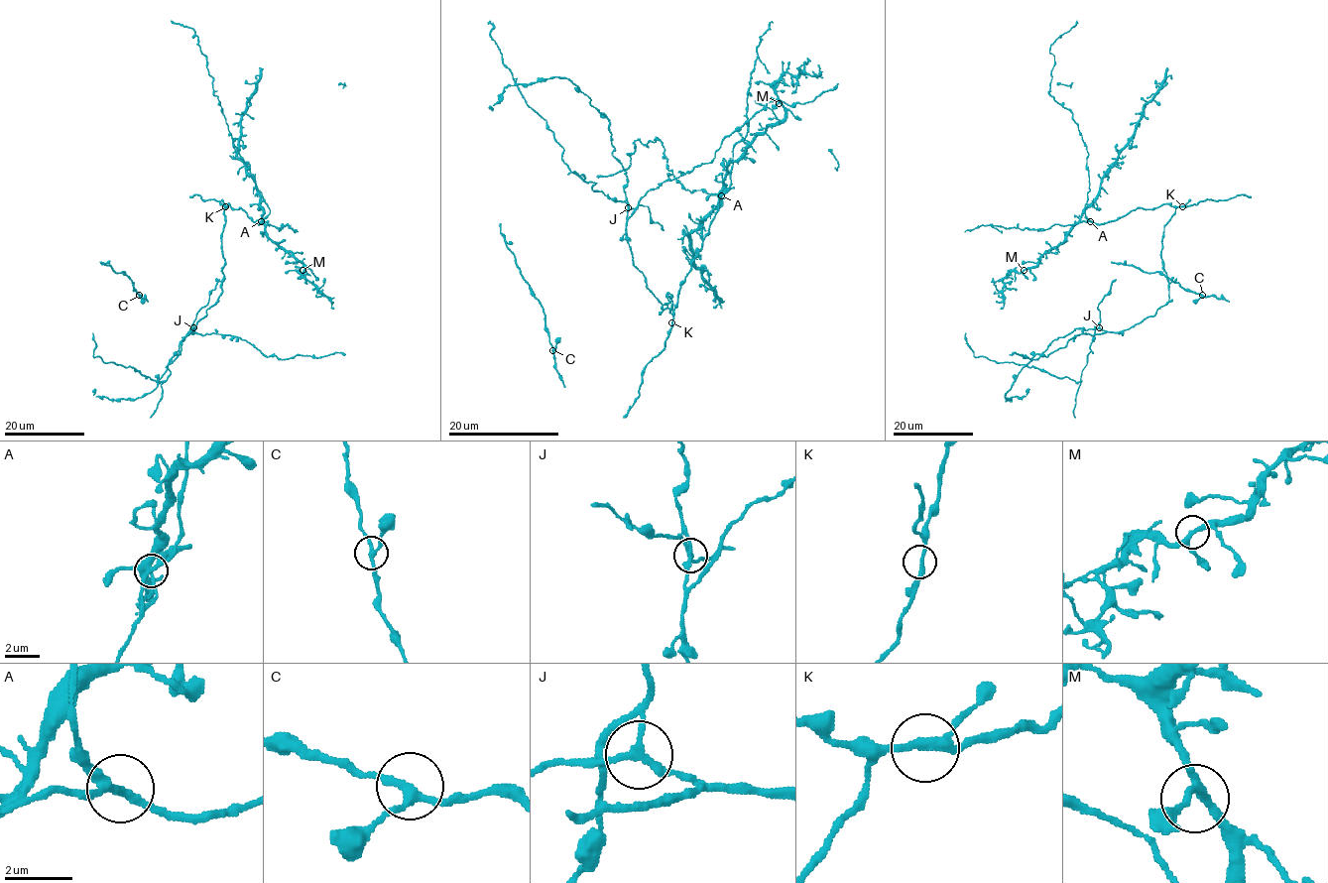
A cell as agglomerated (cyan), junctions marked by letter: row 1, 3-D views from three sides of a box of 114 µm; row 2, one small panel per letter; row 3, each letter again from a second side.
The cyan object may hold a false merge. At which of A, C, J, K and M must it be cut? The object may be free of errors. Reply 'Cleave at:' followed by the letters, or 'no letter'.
Cleave at: J

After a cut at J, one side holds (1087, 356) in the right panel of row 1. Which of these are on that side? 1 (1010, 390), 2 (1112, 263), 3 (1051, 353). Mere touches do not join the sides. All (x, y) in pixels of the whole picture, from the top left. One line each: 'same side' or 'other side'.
1: other side
2: other side
3: other side

